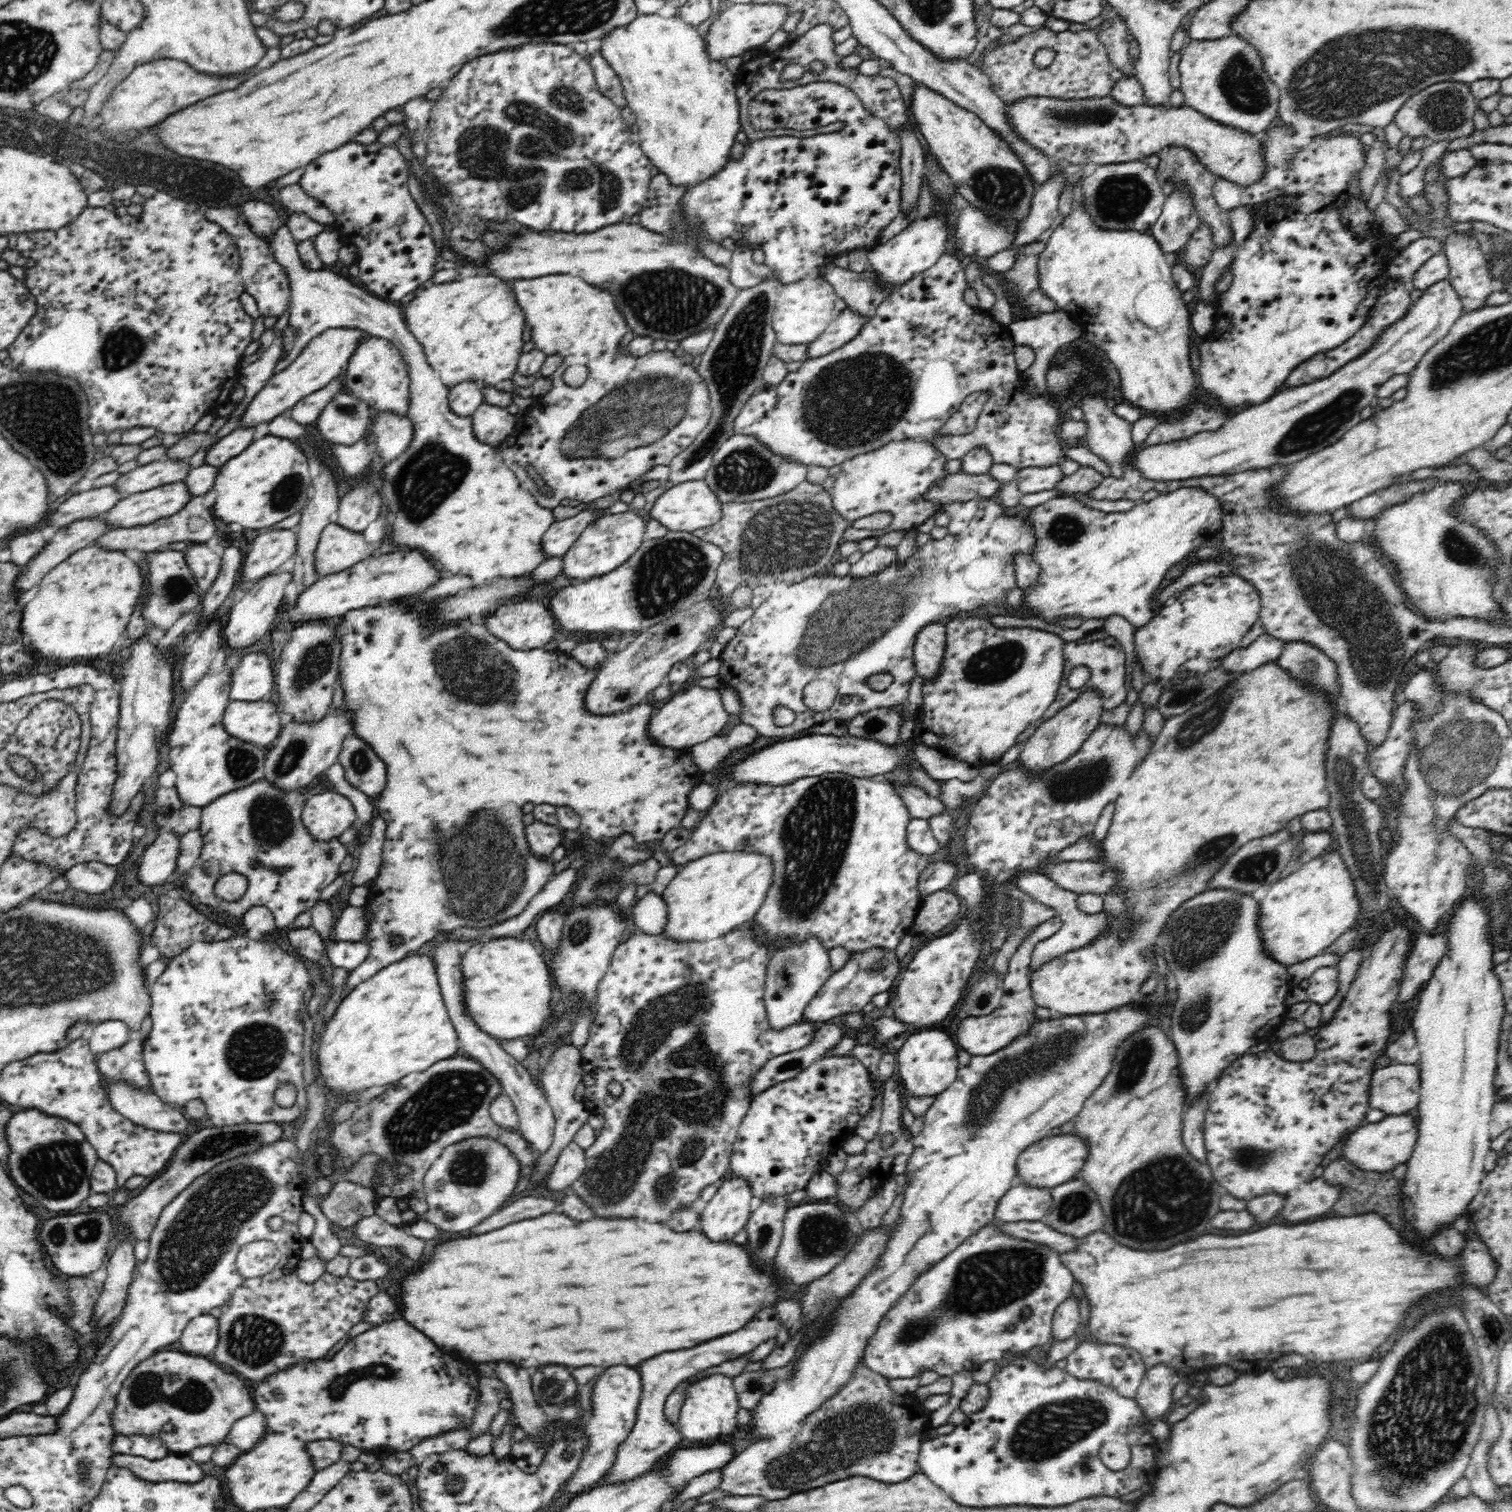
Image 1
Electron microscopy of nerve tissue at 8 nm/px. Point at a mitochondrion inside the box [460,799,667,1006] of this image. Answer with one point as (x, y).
(607, 881)

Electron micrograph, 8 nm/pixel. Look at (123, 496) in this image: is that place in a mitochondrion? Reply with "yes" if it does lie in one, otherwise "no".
no

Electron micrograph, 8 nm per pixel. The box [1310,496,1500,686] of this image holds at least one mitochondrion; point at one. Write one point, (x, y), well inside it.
(1461, 549)

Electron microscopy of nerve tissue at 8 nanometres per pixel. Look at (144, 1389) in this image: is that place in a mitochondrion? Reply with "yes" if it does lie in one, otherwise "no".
yes

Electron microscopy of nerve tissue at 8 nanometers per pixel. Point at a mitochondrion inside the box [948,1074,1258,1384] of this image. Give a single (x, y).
(1167, 1194)

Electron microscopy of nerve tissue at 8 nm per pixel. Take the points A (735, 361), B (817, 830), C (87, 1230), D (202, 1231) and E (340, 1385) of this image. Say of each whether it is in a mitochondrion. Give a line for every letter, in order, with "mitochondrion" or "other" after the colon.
A: mitochondrion
B: mitochondrion
C: mitochondrion
D: mitochondrion
E: mitochondrion

